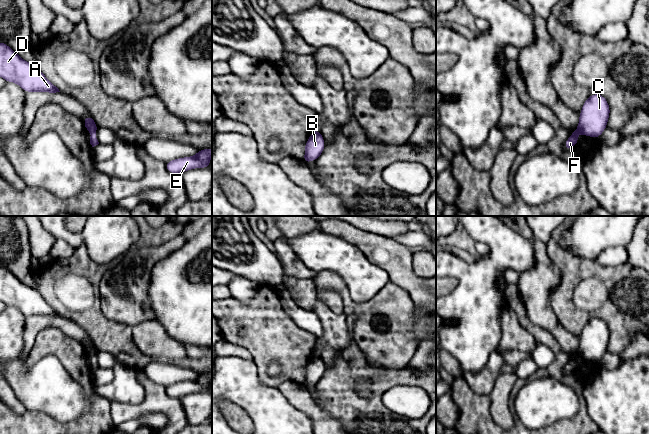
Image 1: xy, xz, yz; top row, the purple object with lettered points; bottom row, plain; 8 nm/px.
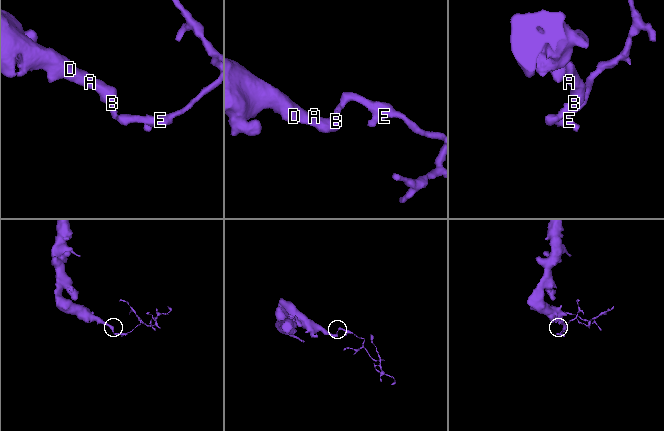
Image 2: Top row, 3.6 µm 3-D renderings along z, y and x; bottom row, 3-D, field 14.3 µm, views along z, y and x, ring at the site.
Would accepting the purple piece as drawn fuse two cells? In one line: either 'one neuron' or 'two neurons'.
two neurons

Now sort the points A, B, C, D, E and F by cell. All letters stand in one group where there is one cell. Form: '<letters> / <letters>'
A B C D / E F

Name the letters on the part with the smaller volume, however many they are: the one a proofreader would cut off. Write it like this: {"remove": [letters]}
{"remove": ["E", "F"]}

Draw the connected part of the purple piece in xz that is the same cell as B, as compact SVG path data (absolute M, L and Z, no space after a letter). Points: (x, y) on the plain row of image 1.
M311 358L305 367L303 387L317 384L325 373L325 364L321 358Z

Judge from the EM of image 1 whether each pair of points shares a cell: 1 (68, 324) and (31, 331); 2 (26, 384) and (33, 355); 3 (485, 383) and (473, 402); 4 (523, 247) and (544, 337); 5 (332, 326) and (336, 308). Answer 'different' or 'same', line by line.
1: same
2: different
3: different
4: different
5: different

